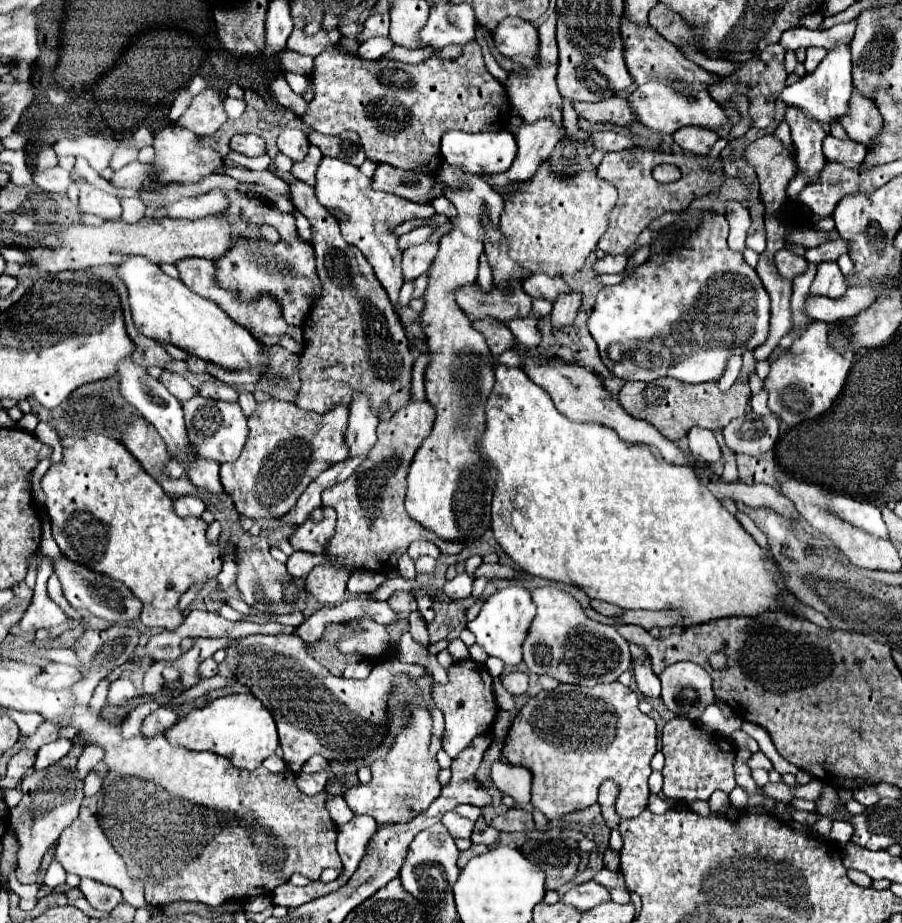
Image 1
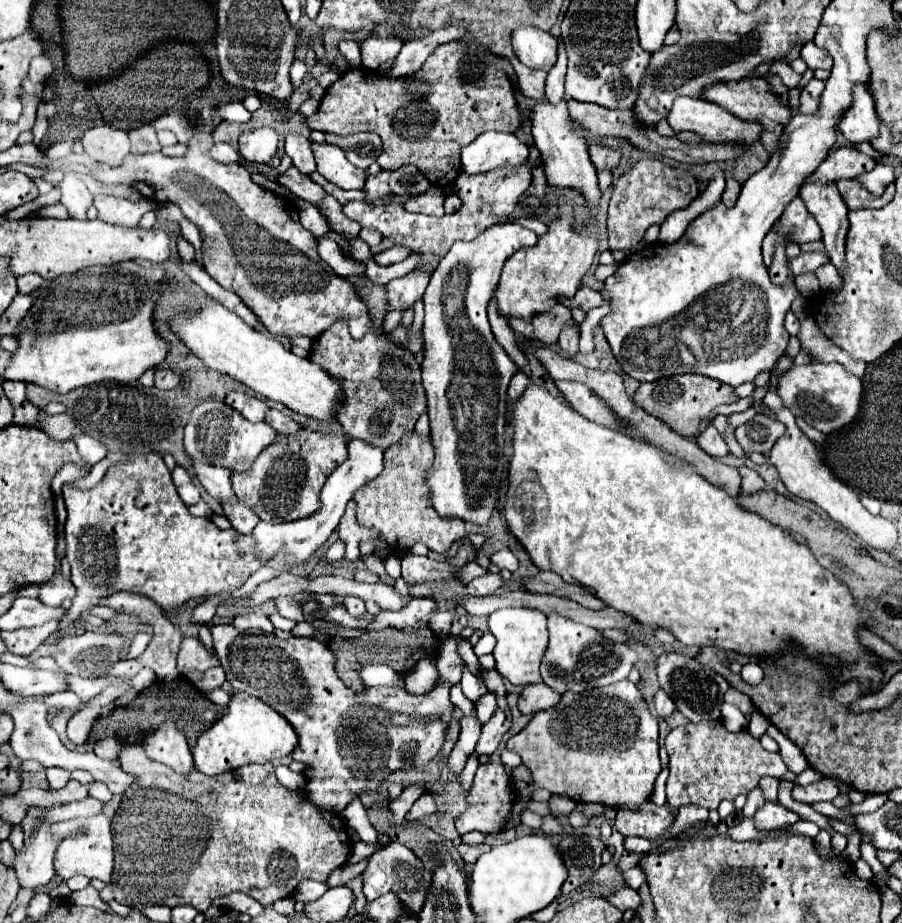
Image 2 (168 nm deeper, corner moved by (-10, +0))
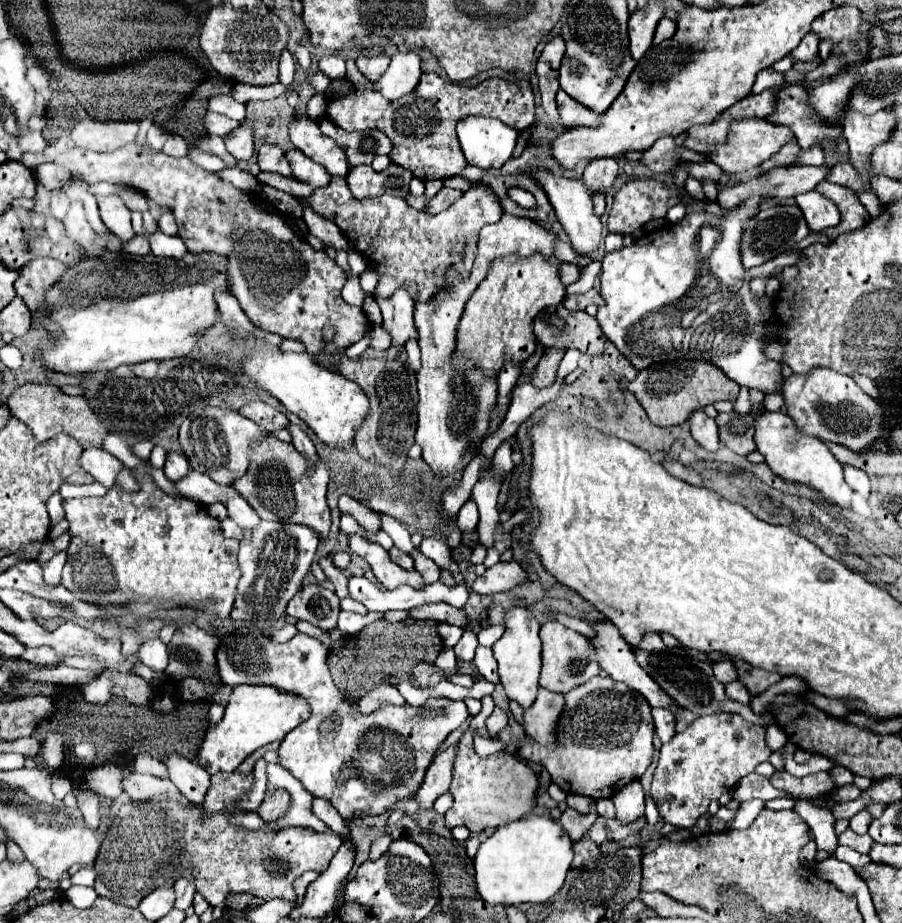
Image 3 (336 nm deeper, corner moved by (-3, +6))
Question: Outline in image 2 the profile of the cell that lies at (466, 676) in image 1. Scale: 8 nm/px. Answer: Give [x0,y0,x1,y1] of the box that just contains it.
[448,715,482,773]

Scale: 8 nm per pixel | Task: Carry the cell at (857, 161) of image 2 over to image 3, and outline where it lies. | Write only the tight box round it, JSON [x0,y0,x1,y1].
[717,165,829,209]

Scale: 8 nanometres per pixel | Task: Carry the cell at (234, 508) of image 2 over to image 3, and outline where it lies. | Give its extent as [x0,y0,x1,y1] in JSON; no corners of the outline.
[221,519,245,541]

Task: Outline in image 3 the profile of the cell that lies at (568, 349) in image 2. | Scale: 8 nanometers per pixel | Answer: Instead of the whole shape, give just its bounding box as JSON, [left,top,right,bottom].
[531,349,563,389]

